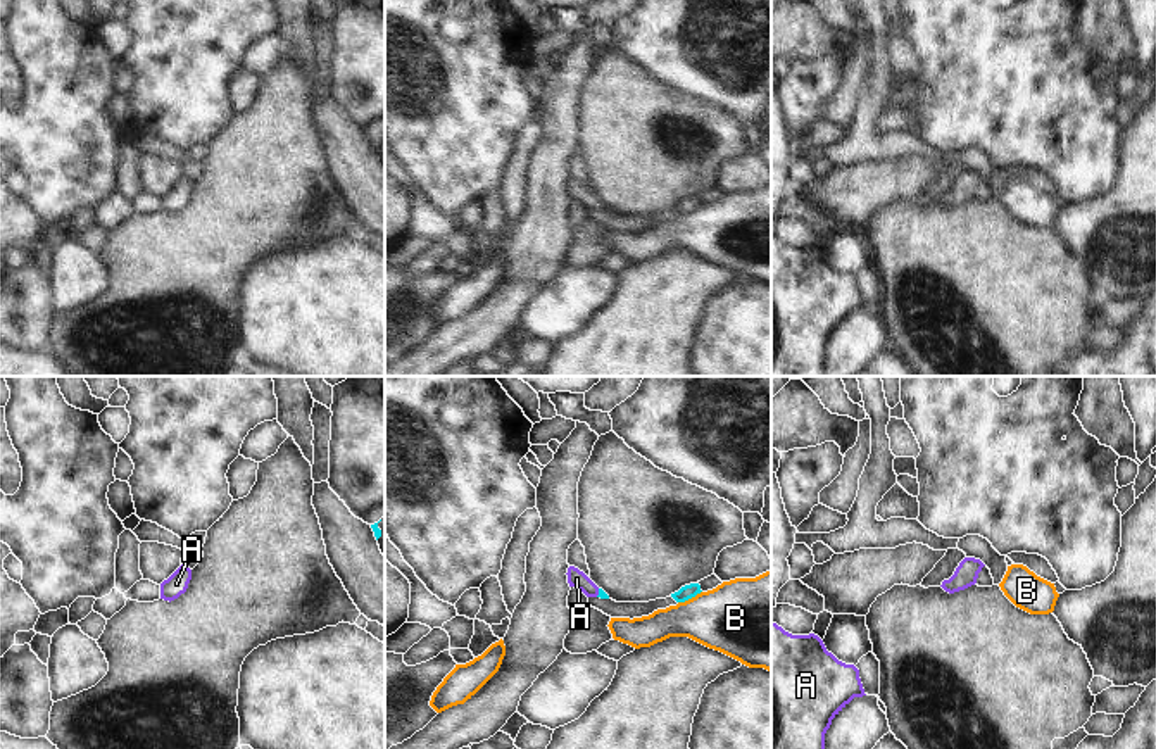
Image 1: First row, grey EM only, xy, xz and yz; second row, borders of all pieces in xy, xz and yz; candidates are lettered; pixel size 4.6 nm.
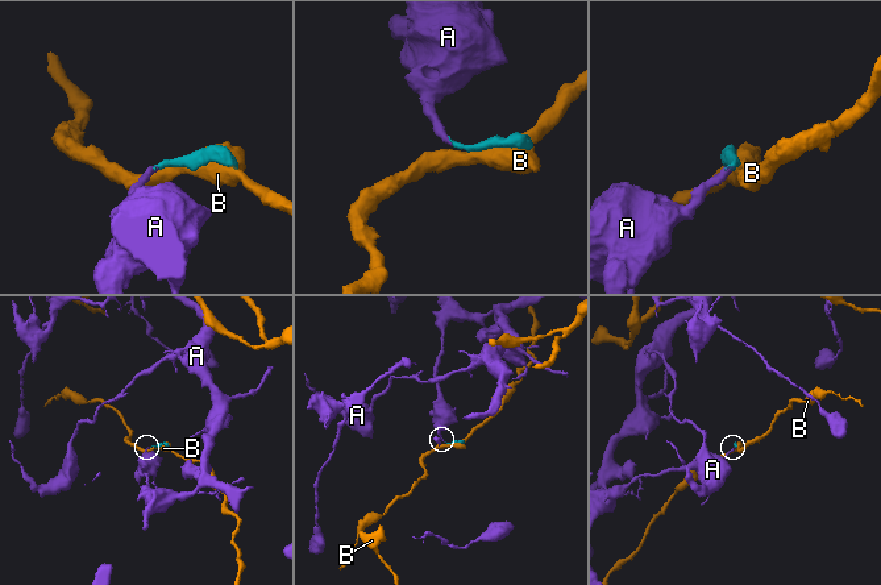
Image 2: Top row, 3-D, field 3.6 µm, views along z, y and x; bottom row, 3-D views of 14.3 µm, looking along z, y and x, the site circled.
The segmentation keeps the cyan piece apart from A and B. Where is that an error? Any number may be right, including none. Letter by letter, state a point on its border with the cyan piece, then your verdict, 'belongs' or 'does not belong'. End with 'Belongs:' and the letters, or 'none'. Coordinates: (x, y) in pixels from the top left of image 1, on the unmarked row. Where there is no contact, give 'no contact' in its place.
A: meets cyan in xz at (599, 206); belongs
B: meets cyan in xz at (689, 211); does not belong
Belongs: A

